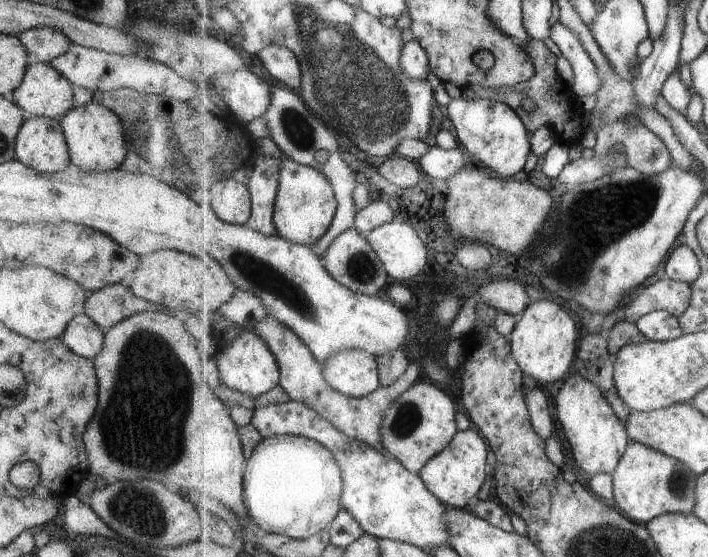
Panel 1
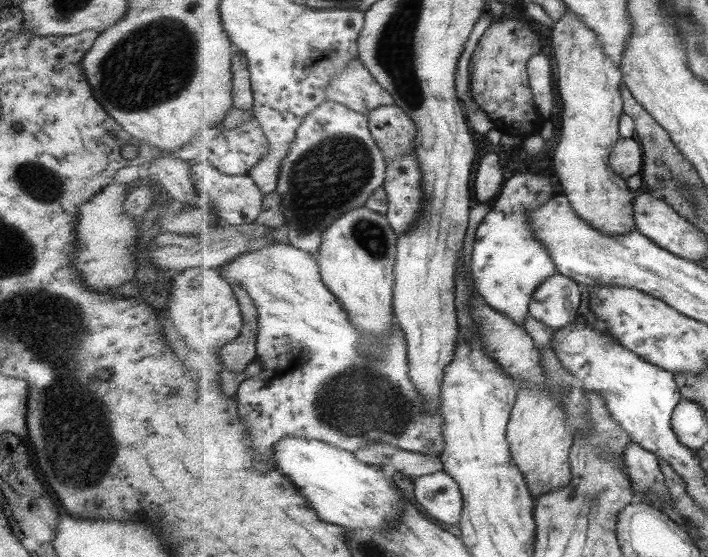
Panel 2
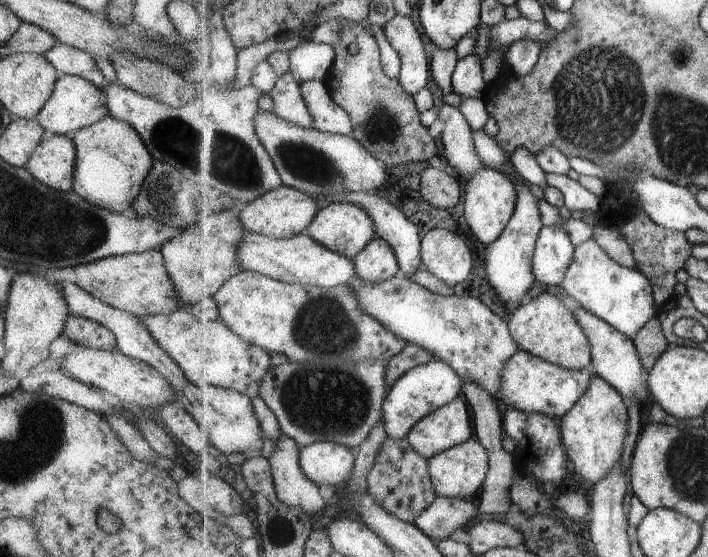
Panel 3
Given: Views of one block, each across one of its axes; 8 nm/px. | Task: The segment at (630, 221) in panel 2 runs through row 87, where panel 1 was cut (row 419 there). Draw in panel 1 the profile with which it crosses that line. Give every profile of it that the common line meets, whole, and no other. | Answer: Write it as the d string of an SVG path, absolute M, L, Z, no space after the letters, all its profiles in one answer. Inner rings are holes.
M573 374L560 388L556 396L556 408L558 420L568 442L571 444L576 464L589 476L605 474L605 472L614 473L627 447L629 447L630 435L626 423L622 421L613 406L609 404L609 400L607 400L607 396L603 394L600 386L591 382L591 380L586 380L581 374Z

